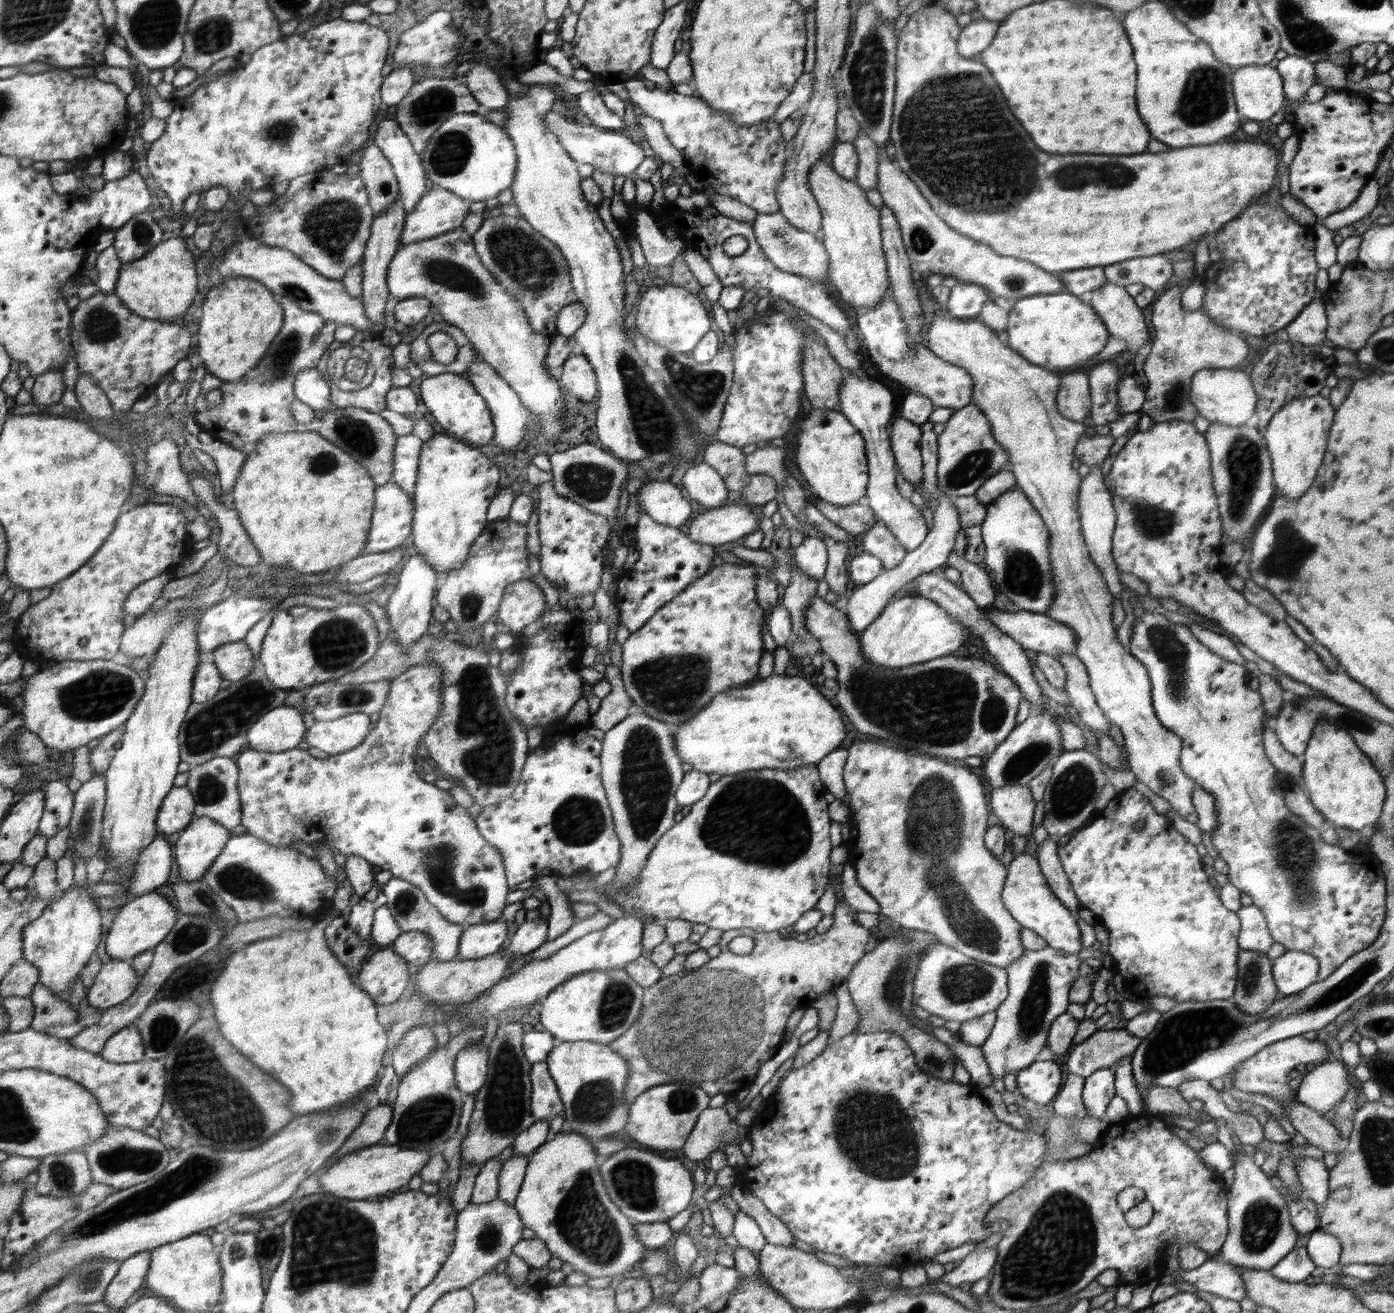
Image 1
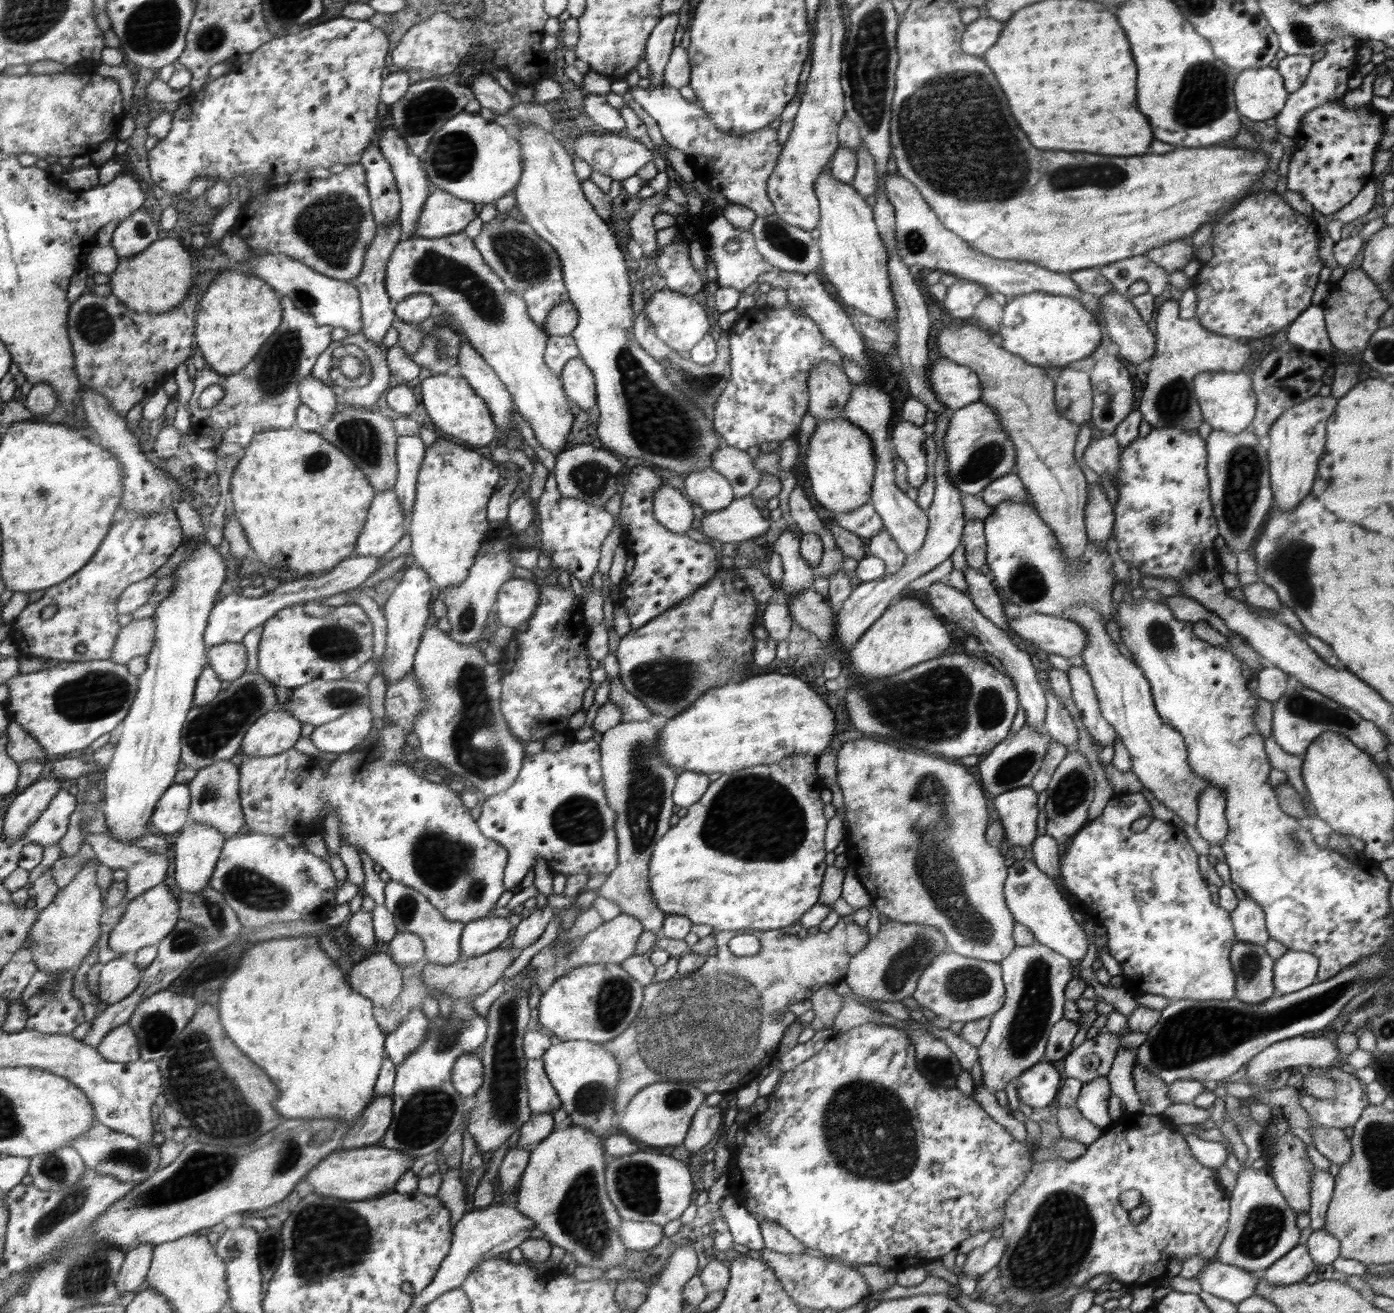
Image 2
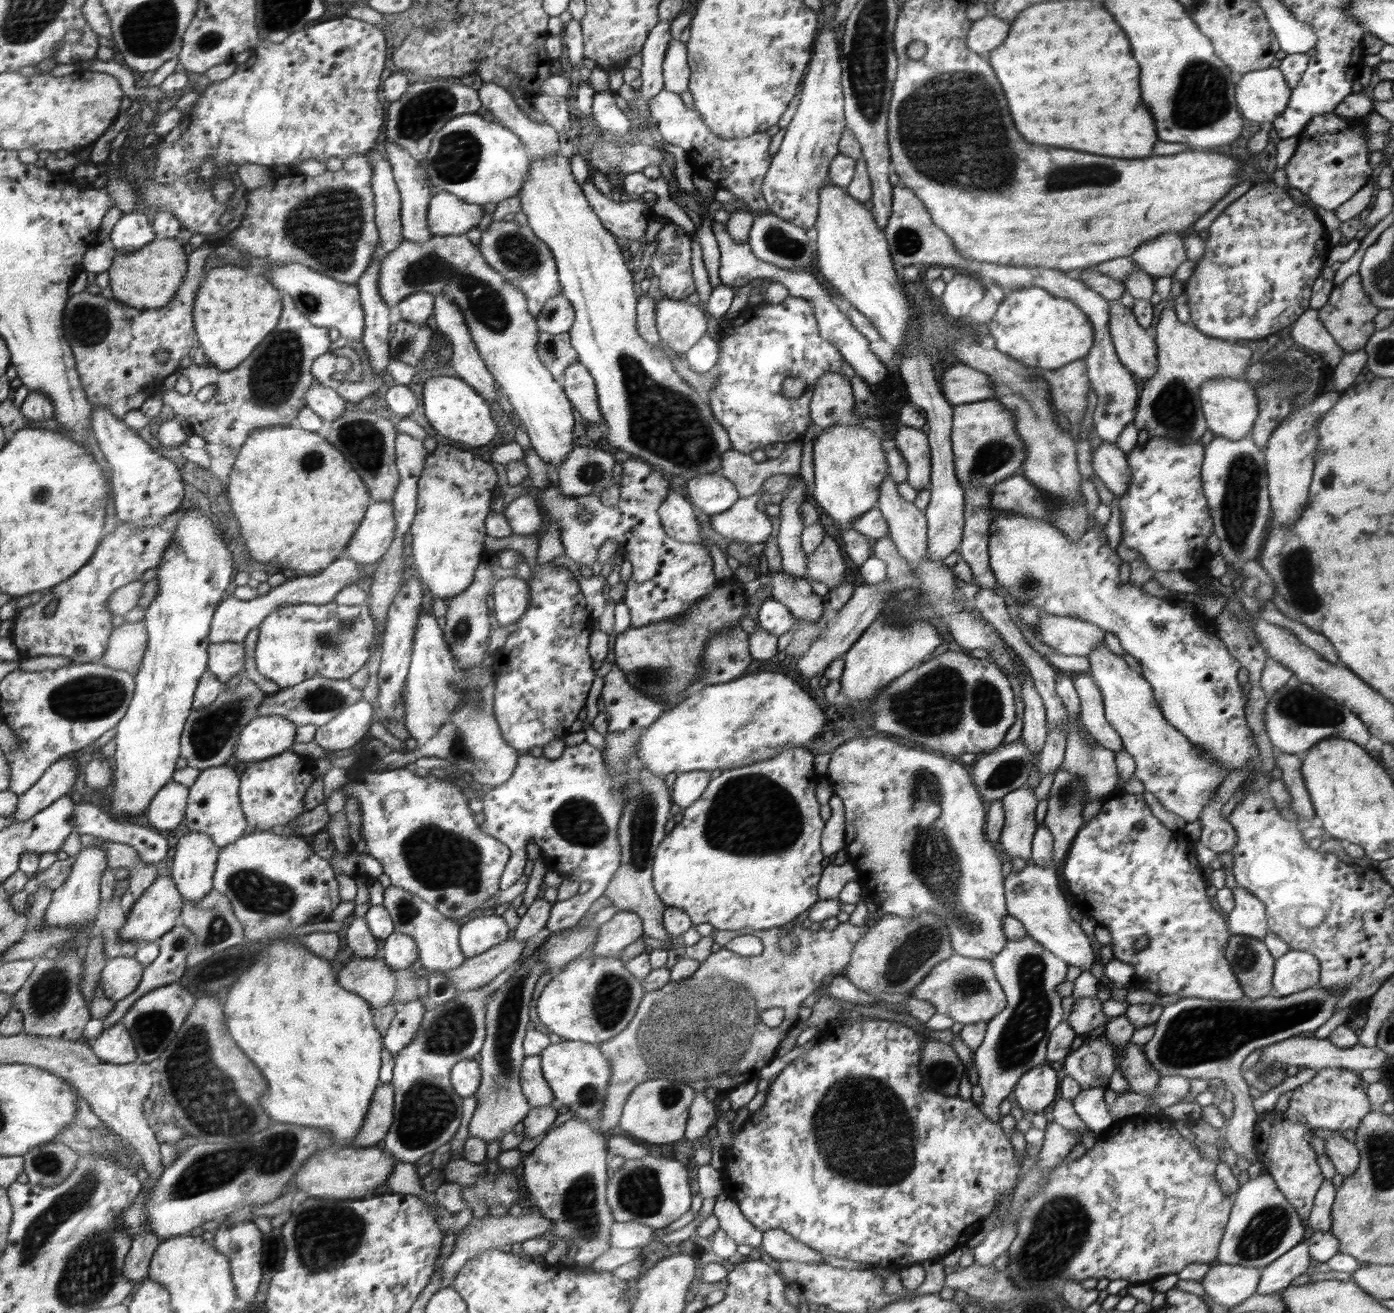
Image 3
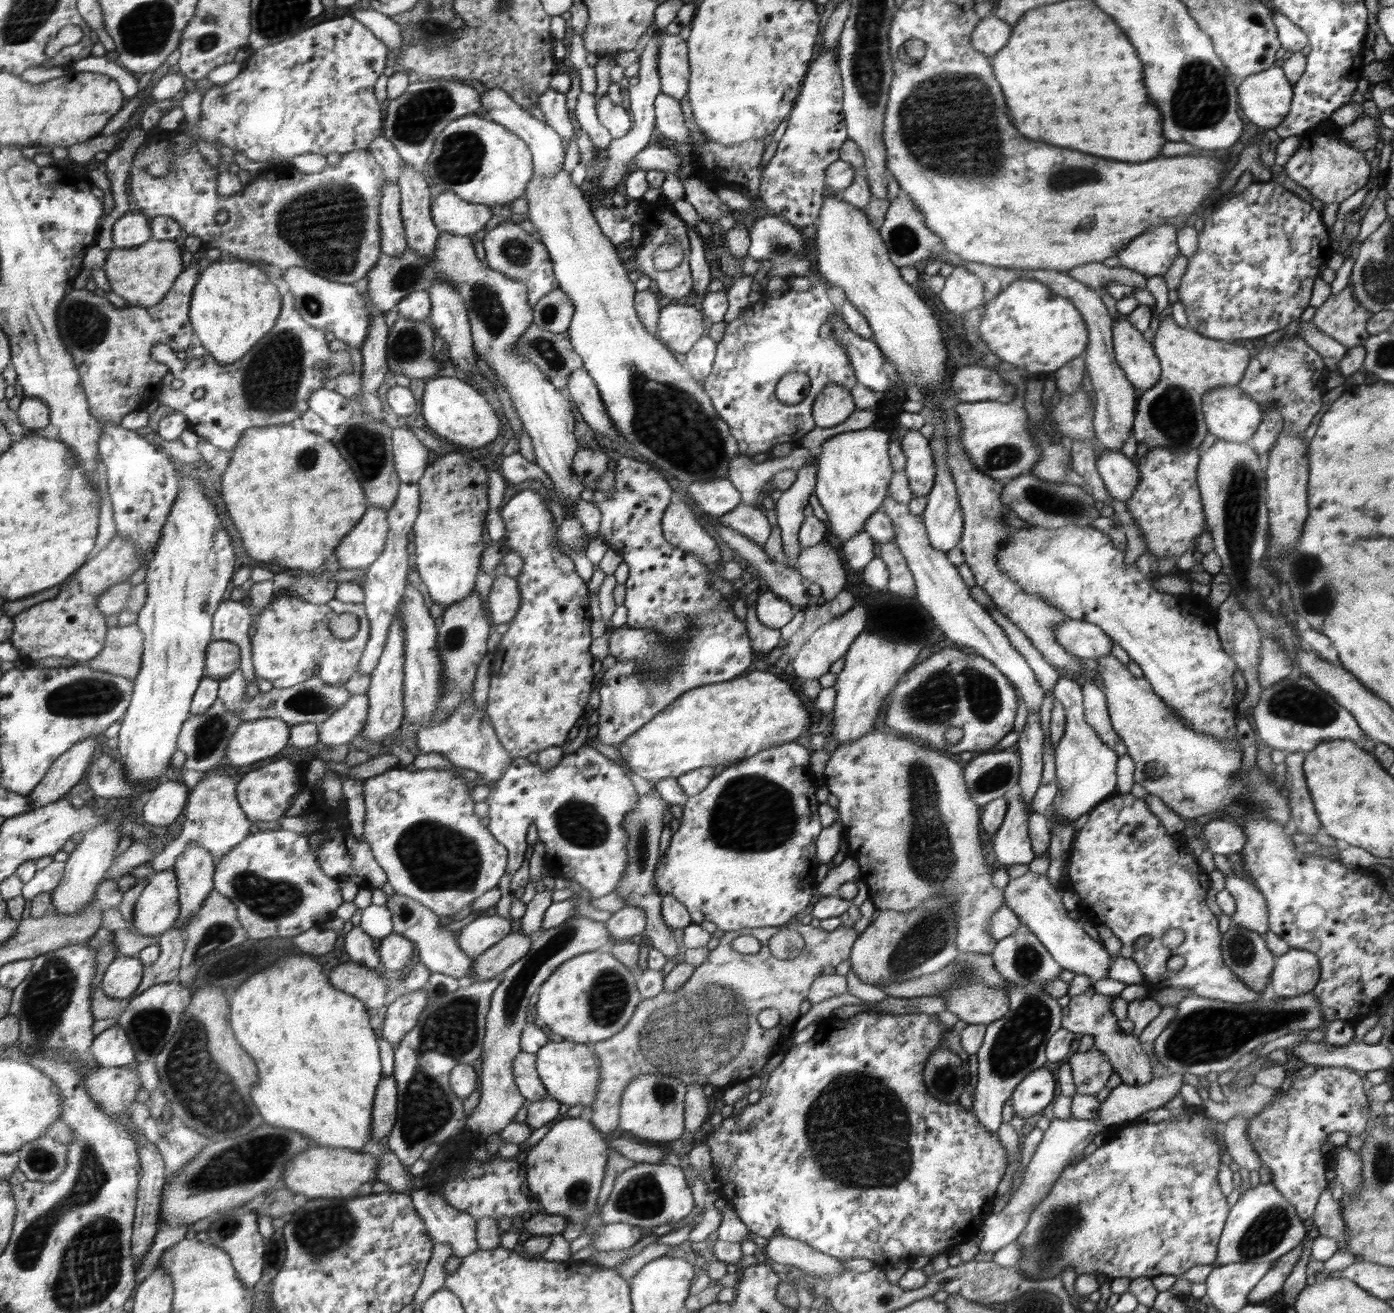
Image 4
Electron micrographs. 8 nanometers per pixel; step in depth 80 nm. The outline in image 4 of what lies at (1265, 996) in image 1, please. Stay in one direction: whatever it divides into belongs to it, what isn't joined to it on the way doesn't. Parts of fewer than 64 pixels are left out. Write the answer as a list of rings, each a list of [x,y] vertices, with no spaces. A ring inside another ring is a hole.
[[[1231,926],[1222,933],[1221,949],[1224,964],[1236,977],[1256,992],[1269,993],[1266,982],[1276,960],[1266,946],[1265,936],[1241,926]]]

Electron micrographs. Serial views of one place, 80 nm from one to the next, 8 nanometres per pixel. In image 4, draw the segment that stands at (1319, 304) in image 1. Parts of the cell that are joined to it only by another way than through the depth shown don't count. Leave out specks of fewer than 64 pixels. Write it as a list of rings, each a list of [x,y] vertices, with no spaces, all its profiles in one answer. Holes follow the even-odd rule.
[[[1309,306],[1300,317],[1297,335],[1303,338],[1323,358],[1328,371],[1337,370],[1339,362],[1348,352],[1348,347],[1340,344],[1313,324],[1316,307]]]

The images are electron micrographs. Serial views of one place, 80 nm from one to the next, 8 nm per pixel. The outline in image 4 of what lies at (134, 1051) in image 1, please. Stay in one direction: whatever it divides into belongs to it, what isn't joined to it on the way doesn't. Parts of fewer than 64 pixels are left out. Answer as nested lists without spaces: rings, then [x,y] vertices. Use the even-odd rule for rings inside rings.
[[[119,1024],[113,1025],[96,1038],[92,1053],[99,1059],[101,1065],[112,1068],[128,1066],[135,1060],[128,1036]]]

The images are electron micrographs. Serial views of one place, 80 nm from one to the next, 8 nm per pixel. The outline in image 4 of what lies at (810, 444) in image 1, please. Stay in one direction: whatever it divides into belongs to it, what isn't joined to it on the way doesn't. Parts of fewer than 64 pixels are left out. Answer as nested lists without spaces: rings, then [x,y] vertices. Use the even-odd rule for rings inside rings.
[[[870,426],[834,435],[815,452],[818,462],[815,494],[826,511],[829,529],[841,544],[863,531],[888,494],[893,467],[891,456],[888,456],[890,437],[887,431]]]

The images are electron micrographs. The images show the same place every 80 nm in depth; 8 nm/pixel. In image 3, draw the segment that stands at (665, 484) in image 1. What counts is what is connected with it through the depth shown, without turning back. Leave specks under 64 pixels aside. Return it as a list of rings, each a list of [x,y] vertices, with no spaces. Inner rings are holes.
[[[671,490],[667,497],[663,498],[663,504],[659,506],[659,518],[662,520],[666,534],[672,540],[707,546],[703,545],[706,538],[700,535],[700,526],[694,516],[693,505],[690,499]]]

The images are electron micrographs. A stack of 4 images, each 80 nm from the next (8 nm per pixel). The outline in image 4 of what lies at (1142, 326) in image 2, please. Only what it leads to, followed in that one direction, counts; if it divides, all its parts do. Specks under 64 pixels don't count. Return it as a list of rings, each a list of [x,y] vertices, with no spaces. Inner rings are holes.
[[[1119,315],[1113,323],[1113,347],[1116,362],[1136,390],[1148,390],[1159,381],[1161,364],[1153,343],[1144,338],[1129,322],[1128,315]]]

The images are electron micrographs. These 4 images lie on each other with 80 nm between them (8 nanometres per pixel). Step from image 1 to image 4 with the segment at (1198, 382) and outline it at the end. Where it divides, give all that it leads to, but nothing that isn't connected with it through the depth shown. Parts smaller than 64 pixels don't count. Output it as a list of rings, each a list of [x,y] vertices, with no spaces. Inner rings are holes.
[[[1238,385],[1209,390],[1201,401],[1207,429],[1220,440],[1231,443],[1248,442],[1262,422],[1261,406],[1249,394],[1243,393]]]

